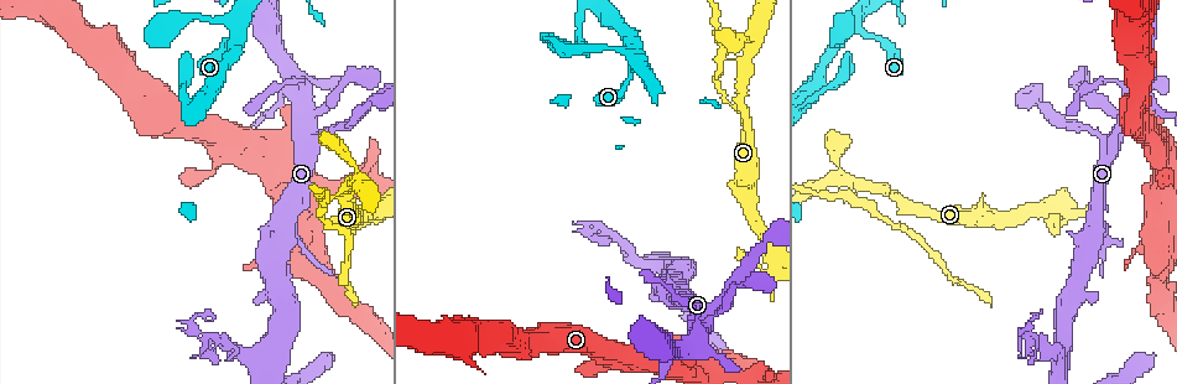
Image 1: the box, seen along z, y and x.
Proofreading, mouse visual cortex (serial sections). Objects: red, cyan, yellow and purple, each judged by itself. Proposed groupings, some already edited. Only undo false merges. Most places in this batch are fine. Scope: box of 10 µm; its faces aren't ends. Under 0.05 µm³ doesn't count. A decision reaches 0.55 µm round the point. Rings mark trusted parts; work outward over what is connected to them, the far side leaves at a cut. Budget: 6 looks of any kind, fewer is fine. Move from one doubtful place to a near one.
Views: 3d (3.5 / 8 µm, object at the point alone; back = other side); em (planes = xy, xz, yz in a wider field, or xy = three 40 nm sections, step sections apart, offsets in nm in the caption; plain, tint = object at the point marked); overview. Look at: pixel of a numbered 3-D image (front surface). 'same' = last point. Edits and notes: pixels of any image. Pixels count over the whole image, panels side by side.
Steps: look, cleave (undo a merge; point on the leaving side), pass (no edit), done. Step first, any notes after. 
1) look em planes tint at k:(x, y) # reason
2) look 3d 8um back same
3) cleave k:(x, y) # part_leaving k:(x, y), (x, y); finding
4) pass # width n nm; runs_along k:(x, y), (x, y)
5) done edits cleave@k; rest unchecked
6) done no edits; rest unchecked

look 3d 3.5um at 1:(1139, 251) # thick turns thin

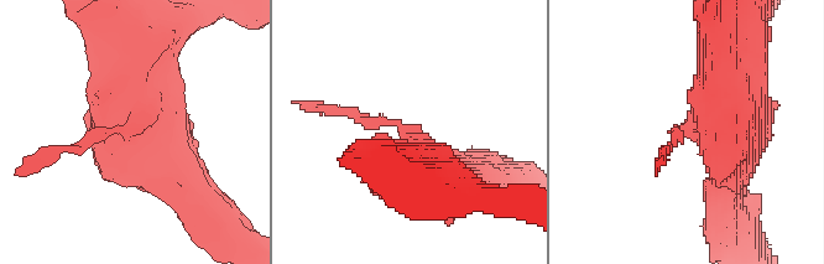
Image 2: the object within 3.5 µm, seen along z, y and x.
look em planes tint at 2:(129, 128) # now the EM

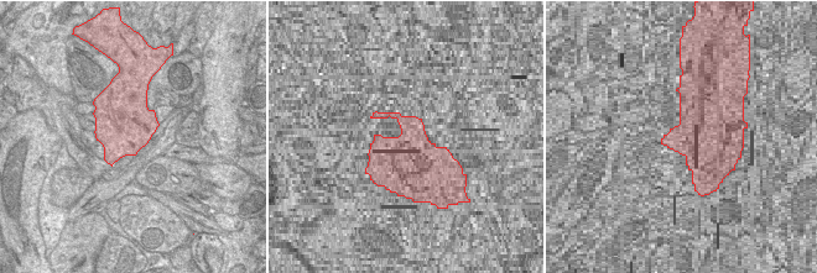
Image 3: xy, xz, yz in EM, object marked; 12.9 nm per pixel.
pass # runs_along 2:(139, 74), (128, 132), (60, 150); one cell here

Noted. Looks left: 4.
look 3d 8um at 1:(740, 284)

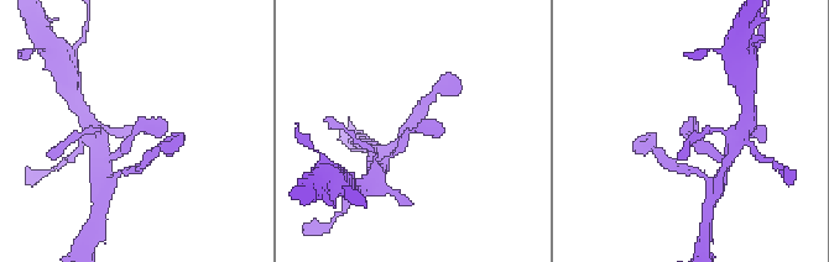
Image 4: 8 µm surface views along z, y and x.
look 3d 3.5um same

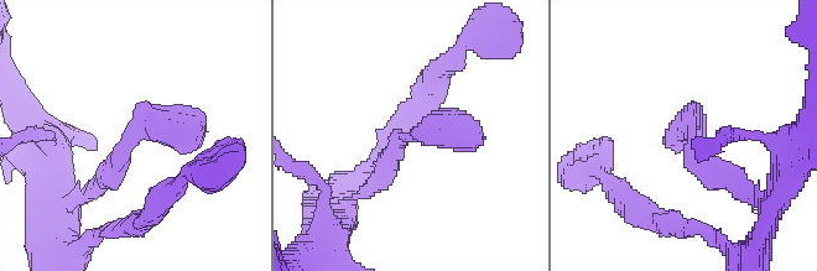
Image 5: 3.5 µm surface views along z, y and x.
look em xy step 5 tint at 5:(689, 139)

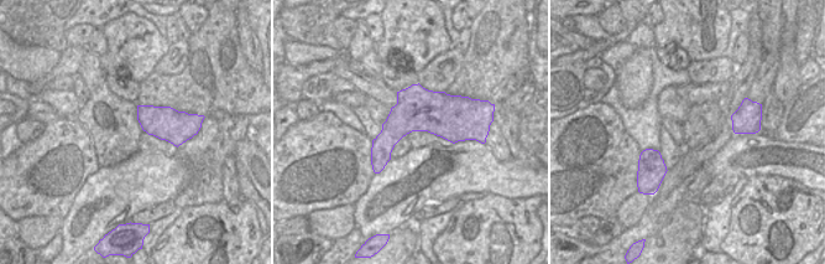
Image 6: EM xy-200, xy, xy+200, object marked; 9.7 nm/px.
pass # runs_along 5:(97, 186), (146, 129), (199, 114); one cell here

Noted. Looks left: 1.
done no edits; rest unchecked

